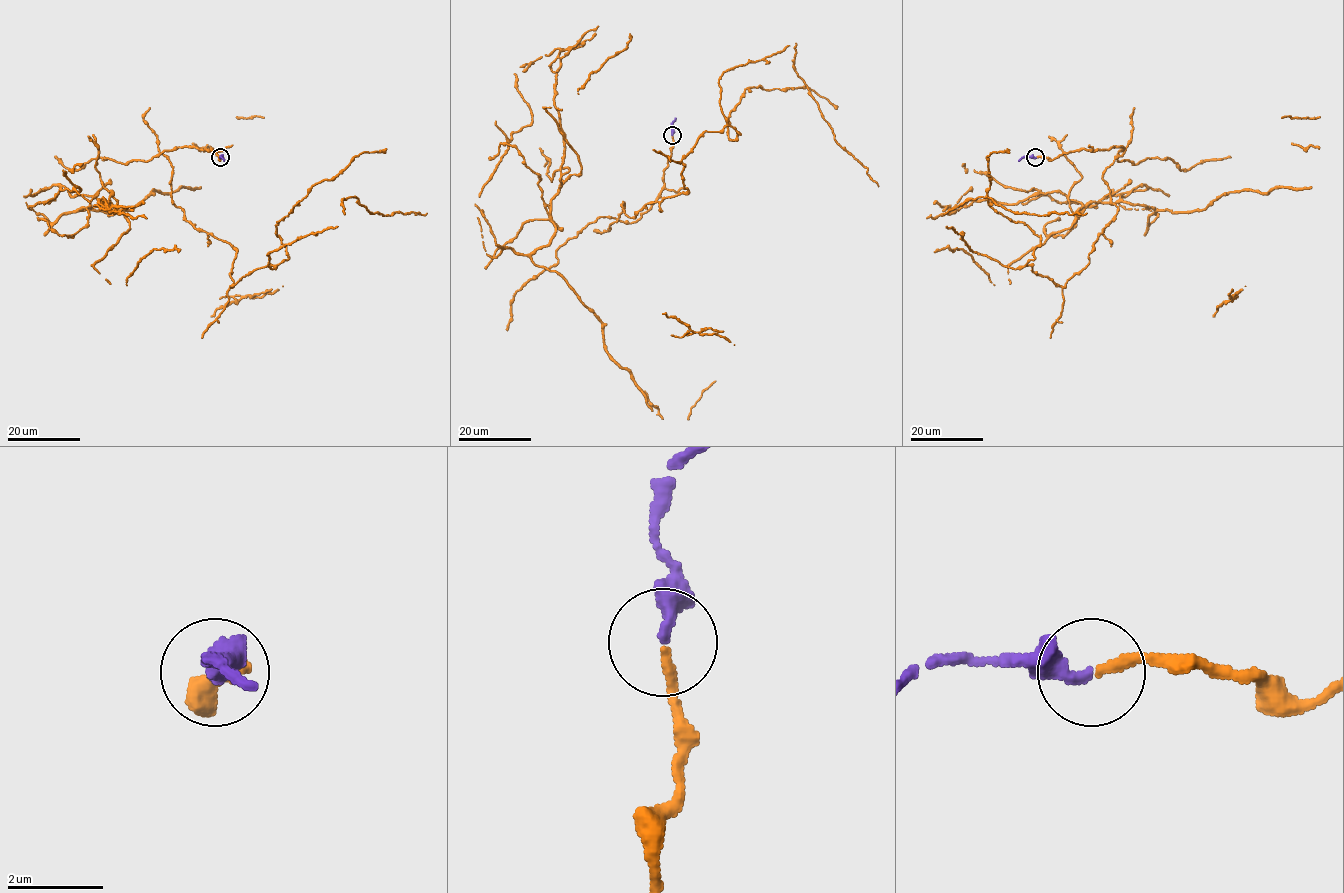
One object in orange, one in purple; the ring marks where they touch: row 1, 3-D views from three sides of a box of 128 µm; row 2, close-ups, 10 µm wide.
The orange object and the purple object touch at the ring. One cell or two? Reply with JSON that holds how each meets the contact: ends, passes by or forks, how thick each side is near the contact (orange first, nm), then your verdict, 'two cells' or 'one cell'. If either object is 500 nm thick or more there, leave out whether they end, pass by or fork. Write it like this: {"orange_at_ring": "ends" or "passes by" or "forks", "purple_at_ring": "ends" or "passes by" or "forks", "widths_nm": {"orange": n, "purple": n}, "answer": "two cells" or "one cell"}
{"orange_at_ring": "ends", "purple_at_ring": "ends", "widths_nm": {"orange": 190, "purple": 280}, "answer": "one cell"}

